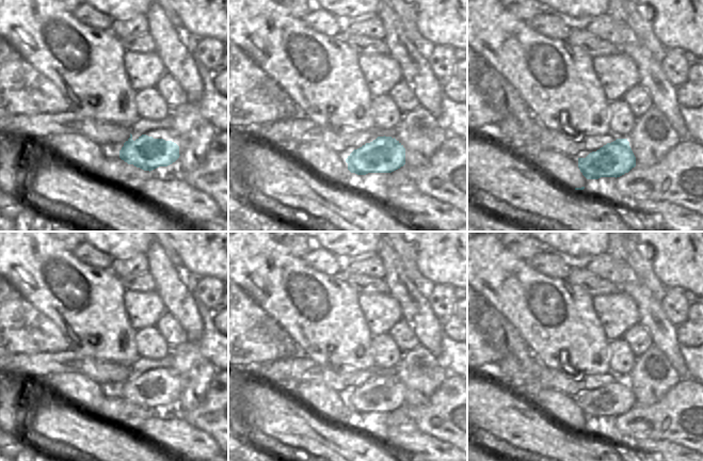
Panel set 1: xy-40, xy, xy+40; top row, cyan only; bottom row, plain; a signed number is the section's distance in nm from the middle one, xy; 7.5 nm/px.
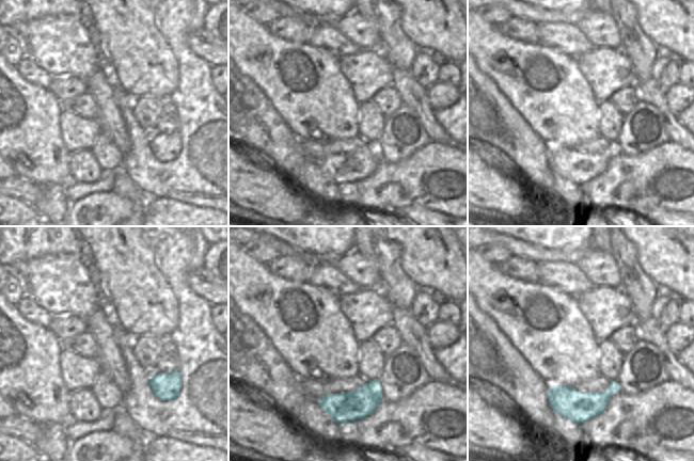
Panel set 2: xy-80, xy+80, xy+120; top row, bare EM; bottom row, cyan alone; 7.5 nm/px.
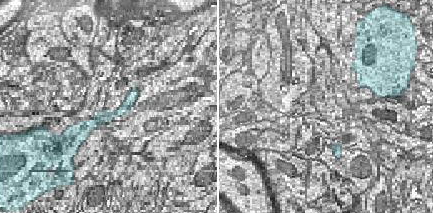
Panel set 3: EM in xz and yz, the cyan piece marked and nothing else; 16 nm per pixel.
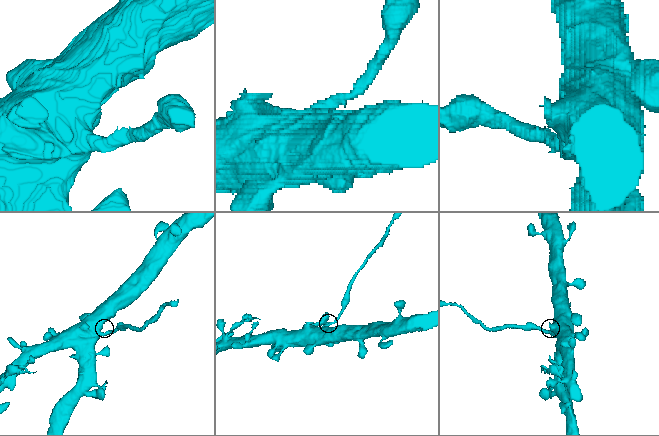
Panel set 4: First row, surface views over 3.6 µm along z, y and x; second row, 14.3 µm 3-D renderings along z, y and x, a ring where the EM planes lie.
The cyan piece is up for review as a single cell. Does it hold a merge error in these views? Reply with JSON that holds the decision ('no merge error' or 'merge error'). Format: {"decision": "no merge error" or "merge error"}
{"decision": "merge error"}

